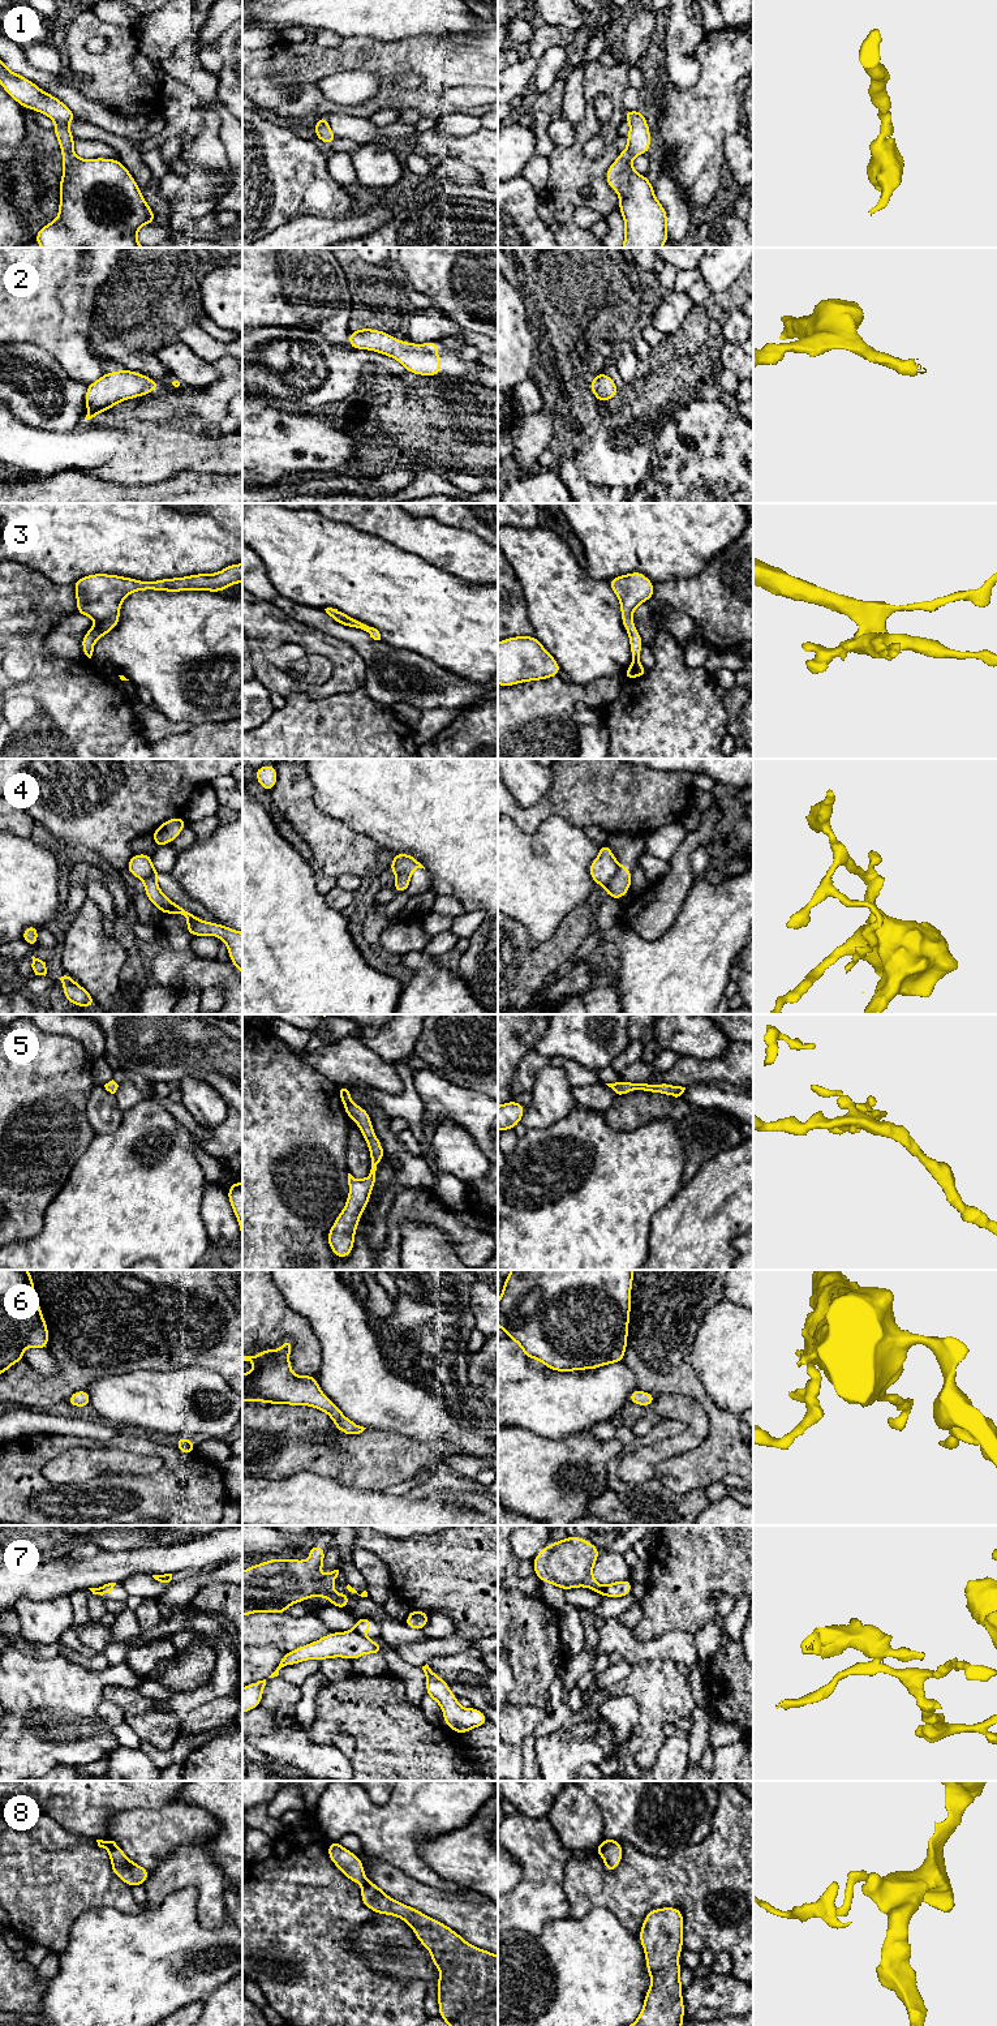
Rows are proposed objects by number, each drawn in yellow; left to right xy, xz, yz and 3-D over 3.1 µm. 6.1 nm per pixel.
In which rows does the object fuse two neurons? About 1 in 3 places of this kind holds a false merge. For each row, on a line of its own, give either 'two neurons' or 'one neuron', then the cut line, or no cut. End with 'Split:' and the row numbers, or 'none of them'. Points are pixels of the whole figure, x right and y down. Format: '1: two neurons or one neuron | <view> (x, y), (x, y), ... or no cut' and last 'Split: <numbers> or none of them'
1: one neuron | no cut
2: one neuron | no cut
3: one neuron | no cut
4: two neurons | yz (619, 865), (614, 878), (605, 888)
5: one neuron | no cut
6: one neuron | no cut
7: two neurons | yz (604, 1587), (605, 1595)
8: two neurons | xz (368, 1880), (362, 1885)
Split: 4, 7, 8

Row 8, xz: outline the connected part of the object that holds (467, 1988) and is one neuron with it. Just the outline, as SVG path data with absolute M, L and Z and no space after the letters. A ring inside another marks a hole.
M371 1881L361 1890L362 1903L377 1914L403 1919L414 1932L417 1940L430 1952L431 1962L441 1970L437 1983L439 2017L448 2026L498 2026L498 1956L467 1943L446 1924L404 1905Z

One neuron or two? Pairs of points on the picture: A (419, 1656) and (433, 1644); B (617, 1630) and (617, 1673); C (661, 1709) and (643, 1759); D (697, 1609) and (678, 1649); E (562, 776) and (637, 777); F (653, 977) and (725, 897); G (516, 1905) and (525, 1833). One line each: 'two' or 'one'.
A: one
B: two
C: one
D: two
E: one
F: one
G: one

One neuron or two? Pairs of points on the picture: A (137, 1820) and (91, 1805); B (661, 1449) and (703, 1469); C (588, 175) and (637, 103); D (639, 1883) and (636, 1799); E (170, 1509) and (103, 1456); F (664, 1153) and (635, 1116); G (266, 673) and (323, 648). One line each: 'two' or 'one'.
A: two
B: two
C: two
D: two
E: two
F: two
G: one

